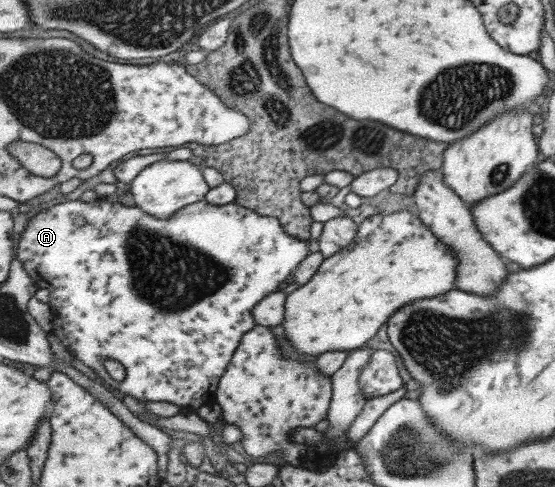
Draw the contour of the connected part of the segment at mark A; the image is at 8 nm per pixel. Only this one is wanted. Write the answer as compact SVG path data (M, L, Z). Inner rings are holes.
M81 198L75 199L72 201L66 201L64 203L58 203L57 205L53 205L52 207L45 209L37 216L33 217L28 225L24 228L22 232L22 237L19 240L19 248L17 248L16 258L18 258L25 266L25 271L29 274L29 277L33 279L35 285L38 288L45 287L47 290L50 290L51 300L48 302L52 309L54 310L54 315L56 318L54 319L54 327L51 330L51 334L58 336L59 340L65 344L70 351L74 354L76 358L78 358L82 363L86 366L90 367L103 381L109 383L112 387L118 389L123 392L125 395L129 395L134 397L135 399L140 399L141 401L153 401L153 402L172 402L173 404L177 404L177 406L181 406L183 411L197 413L200 408L204 404L213 404L216 403L216 393L218 390L218 386L220 381L222 380L222 376L227 372L227 367L230 365L232 358L235 355L235 352L239 349L239 346L242 345L243 337L253 330L256 327L256 320L254 317L255 307L261 302L264 297L269 296L271 293L277 291L277 287L281 286L291 274L294 274L295 270L298 269L298 266L309 256L309 243L312 240L303 240L297 239L295 236L291 235L290 232L283 227L283 224L274 217L269 215L261 215L258 214L257 211L249 210L246 207L240 206L239 203L233 202L229 203L225 206L213 206L211 203L208 203L206 200L201 202L195 202L195 205L187 206L187 208L183 208L183 210L179 210L173 218L169 218L169 220L162 220L159 218L153 218L149 214L146 214L145 211L138 208L136 205L129 208L129 206L125 206L125 204L121 204L118 198L104 198L98 199L95 202L83 202ZM105 358L115 359L120 362L126 371L125 378L122 381L117 381L109 376L109 372L103 366L103 360Z

